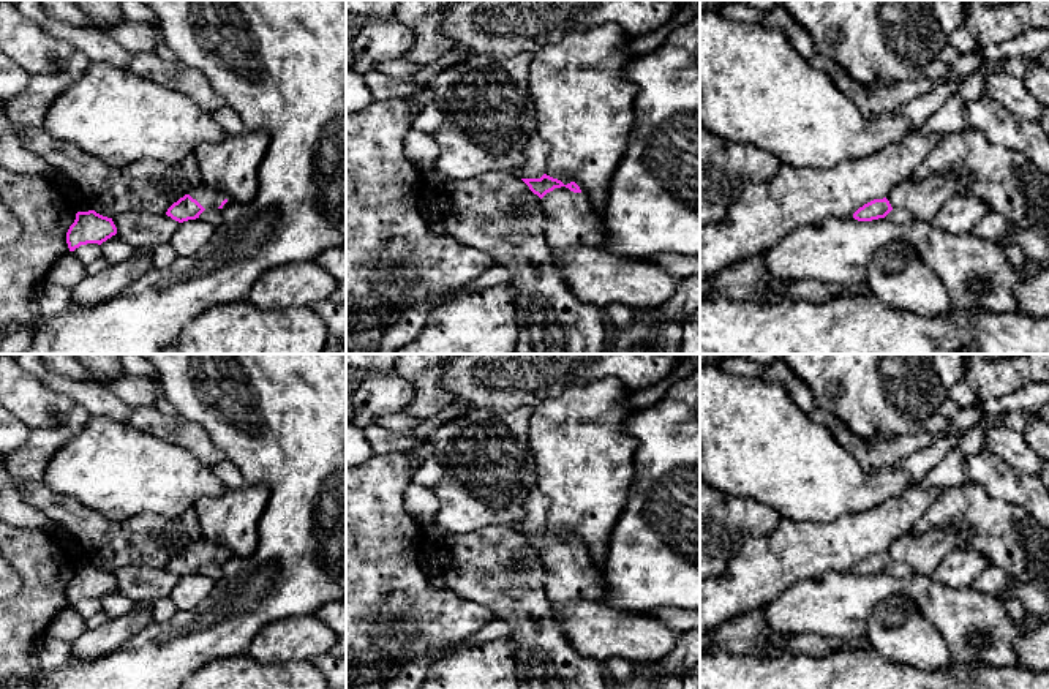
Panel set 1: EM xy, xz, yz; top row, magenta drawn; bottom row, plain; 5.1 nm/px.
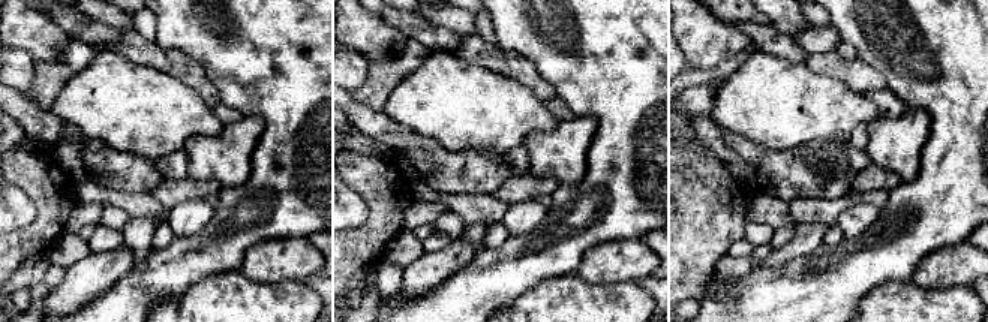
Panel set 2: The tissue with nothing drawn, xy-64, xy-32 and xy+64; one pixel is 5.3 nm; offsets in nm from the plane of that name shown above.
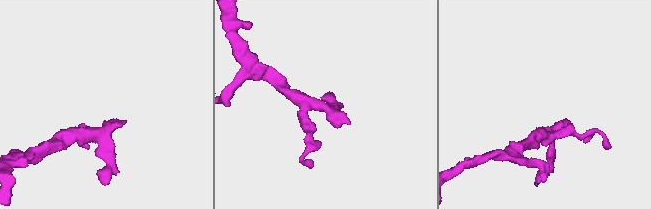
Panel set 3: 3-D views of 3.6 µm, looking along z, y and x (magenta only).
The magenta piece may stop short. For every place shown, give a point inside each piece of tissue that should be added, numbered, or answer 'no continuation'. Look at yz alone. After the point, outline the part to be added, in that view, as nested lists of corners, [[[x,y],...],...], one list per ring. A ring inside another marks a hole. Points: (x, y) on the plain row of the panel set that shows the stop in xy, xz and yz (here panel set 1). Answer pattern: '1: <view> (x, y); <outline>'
1: yz (923, 553); [[[946,526],[921,536],[902,536],[889,545],[886,553],[893,563],[905,563],[915,574],[932,575],[946,553],[957,547],[959,533]]]

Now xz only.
1: xz (569, 576); [[[566,540],[555,542],[542,552],[545,566],[545,593],[550,602],[602,602],[602,586],[596,569],[580,547]]]

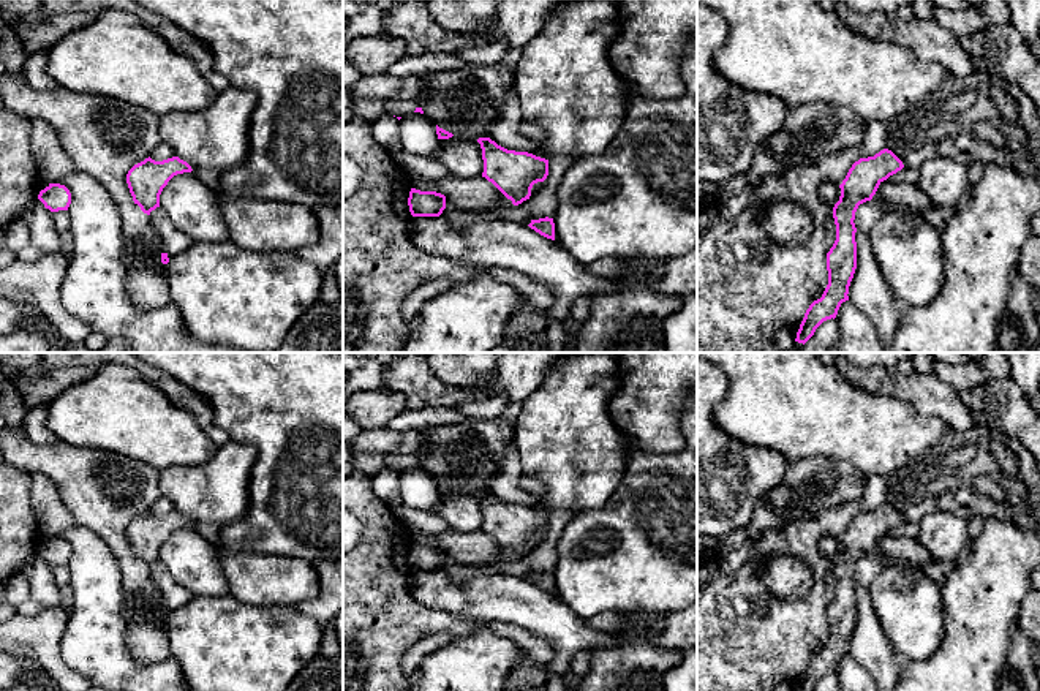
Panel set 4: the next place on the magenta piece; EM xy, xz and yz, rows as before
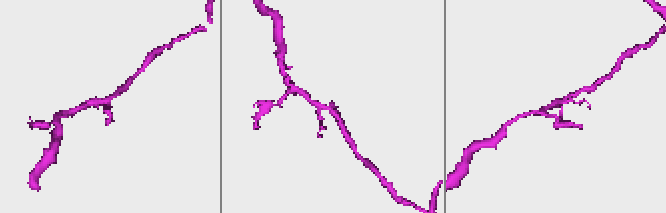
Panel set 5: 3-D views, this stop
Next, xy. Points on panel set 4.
no continuation

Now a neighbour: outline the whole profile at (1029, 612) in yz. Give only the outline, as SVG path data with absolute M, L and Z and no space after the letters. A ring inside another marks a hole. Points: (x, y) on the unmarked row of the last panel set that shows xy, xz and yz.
M1031 590L1019 607L1019 625L1023 632L1034 642L1040 644L1040 591Z

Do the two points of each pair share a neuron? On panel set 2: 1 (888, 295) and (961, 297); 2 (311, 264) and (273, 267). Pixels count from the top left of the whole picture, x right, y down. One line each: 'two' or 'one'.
1: one
2: one

